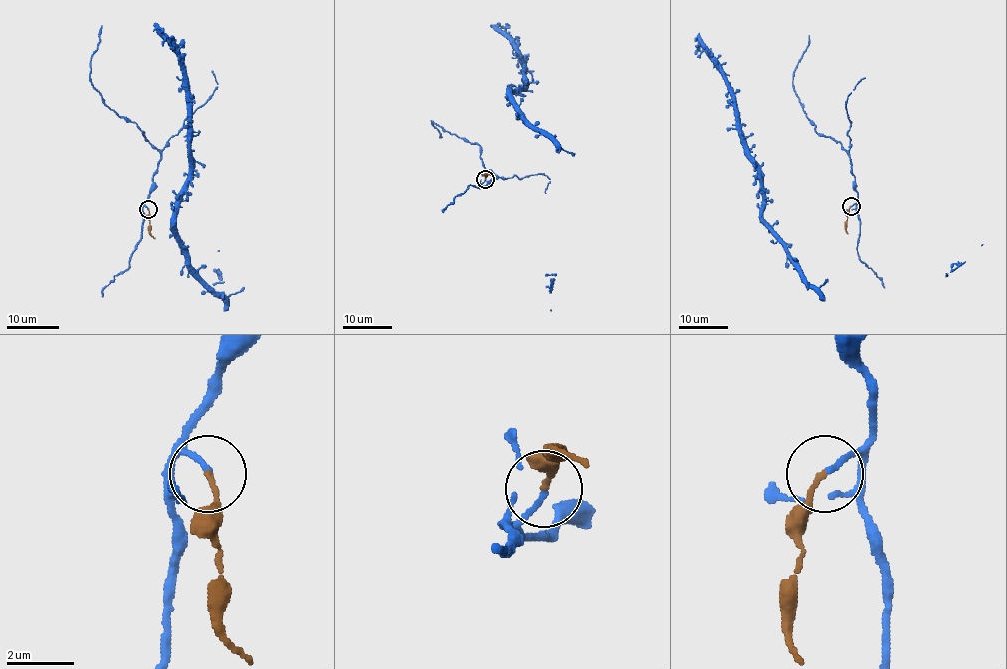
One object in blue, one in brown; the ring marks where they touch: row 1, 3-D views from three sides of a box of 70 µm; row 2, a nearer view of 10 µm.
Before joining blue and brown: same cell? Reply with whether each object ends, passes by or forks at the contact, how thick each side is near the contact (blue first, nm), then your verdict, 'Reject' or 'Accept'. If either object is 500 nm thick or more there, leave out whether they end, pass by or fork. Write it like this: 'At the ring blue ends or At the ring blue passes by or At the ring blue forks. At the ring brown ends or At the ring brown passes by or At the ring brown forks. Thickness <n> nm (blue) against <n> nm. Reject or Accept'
At the ring blue ends. At the ring brown ends. Thickness 140 nm (blue) against 140 nm. Accept

